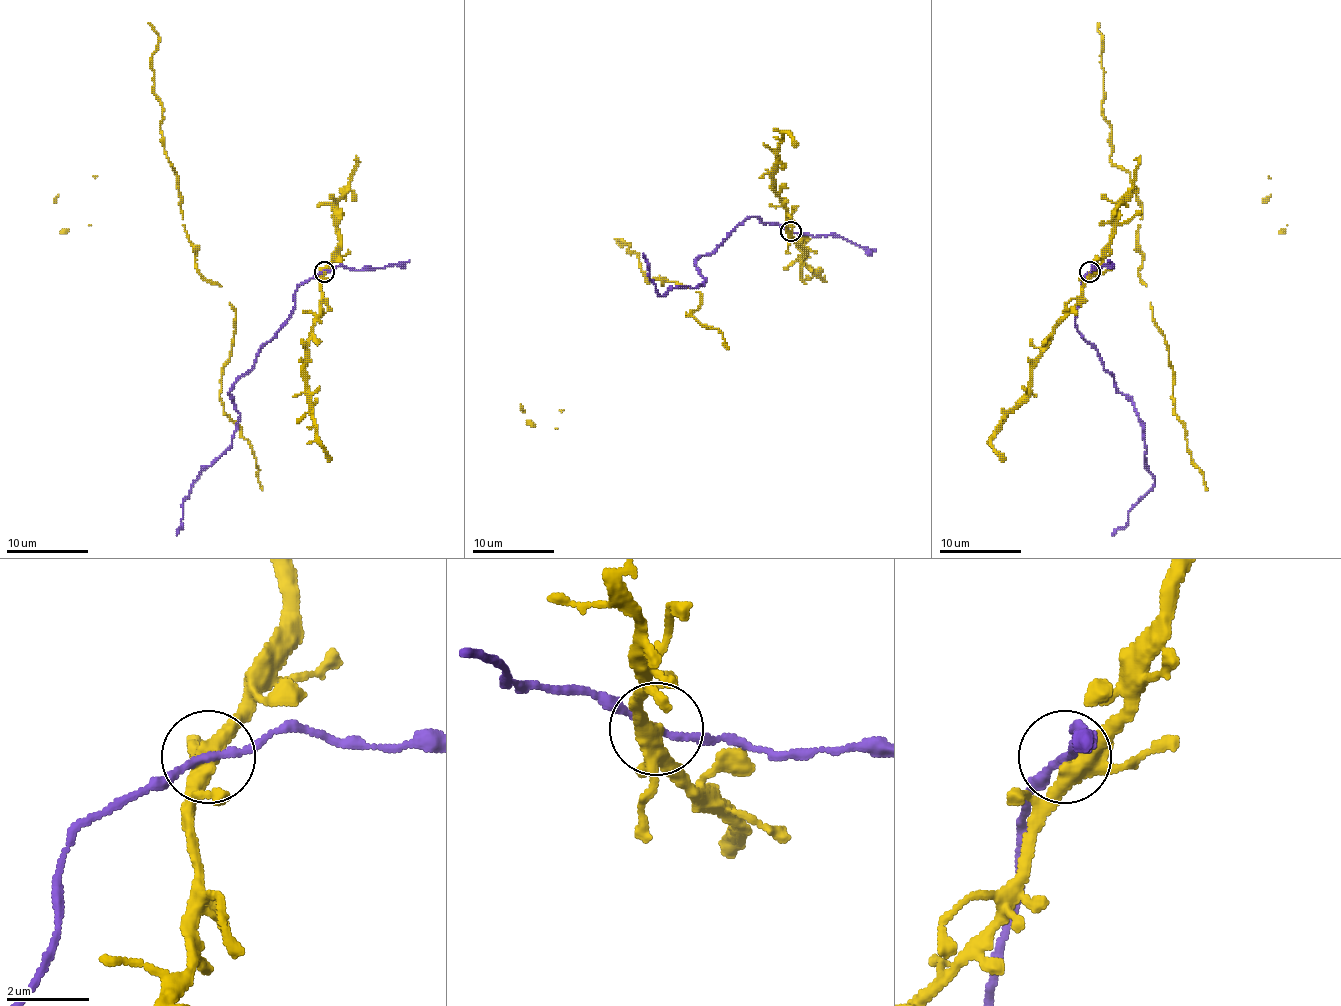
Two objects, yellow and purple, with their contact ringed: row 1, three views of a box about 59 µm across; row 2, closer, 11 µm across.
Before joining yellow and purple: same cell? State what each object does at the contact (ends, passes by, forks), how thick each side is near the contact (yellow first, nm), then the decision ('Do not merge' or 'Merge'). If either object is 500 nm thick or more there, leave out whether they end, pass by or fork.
At the ring yellow forks. At the ring purple passes by. Thickness 360 nm (yellow) against 150 nm. Merge

